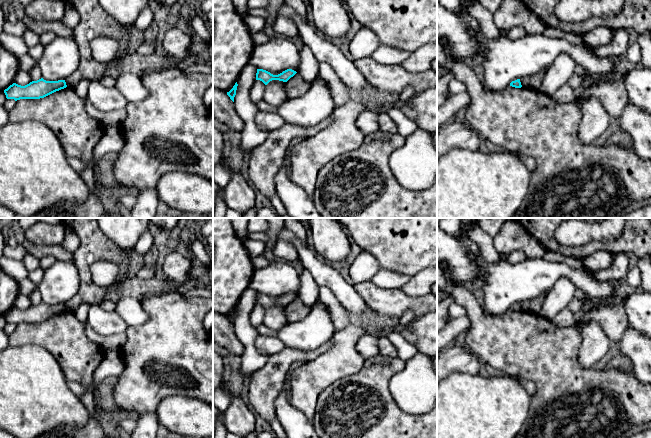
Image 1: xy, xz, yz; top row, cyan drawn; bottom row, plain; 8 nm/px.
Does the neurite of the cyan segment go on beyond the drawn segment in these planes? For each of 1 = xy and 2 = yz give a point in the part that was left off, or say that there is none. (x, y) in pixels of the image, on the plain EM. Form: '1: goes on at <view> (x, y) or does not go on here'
1: does not go on here
2: does not go on here

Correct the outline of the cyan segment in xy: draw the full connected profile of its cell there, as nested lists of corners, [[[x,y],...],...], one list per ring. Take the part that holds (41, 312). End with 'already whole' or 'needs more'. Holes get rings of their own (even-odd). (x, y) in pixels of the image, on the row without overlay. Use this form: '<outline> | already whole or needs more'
[[[43,302],[32,305],[25,310],[13,307],[4,314],[7,323],[40,323],[66,312],[65,304],[46,305]]] | already whole

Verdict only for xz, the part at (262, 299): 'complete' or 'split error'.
complete

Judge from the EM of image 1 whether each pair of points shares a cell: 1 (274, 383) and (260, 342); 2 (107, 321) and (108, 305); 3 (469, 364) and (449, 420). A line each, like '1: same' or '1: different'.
1: different
2: different
3: different

